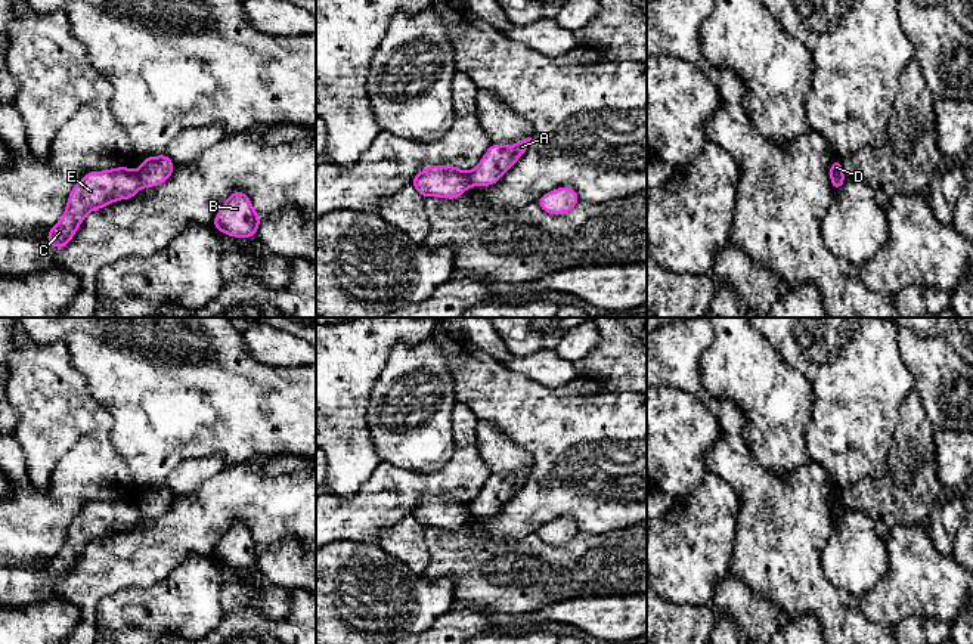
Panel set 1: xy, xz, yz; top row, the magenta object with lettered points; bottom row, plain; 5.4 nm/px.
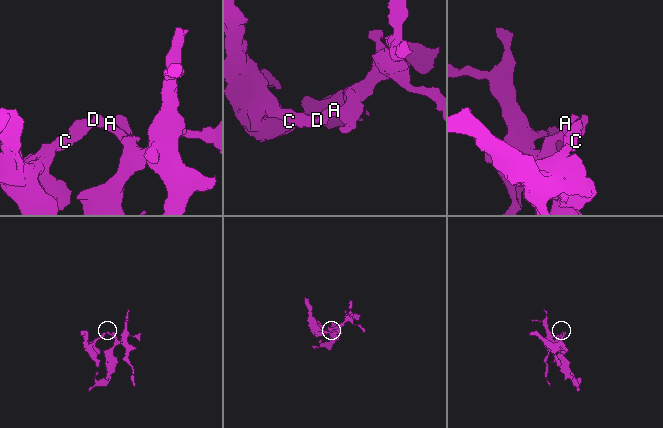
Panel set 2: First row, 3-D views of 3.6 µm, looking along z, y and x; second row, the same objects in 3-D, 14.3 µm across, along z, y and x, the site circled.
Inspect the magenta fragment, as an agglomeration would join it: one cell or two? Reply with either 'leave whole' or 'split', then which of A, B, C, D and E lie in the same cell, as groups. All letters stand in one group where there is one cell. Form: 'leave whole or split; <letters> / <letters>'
split; A B D / C E

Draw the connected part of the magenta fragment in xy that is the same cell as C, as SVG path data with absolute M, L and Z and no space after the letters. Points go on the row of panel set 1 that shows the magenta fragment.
M128 167L87 173L72 188L66 210L49 230L49 245L65 248L92 210L103 208L118 199L130 199L140 188L139 176Z

